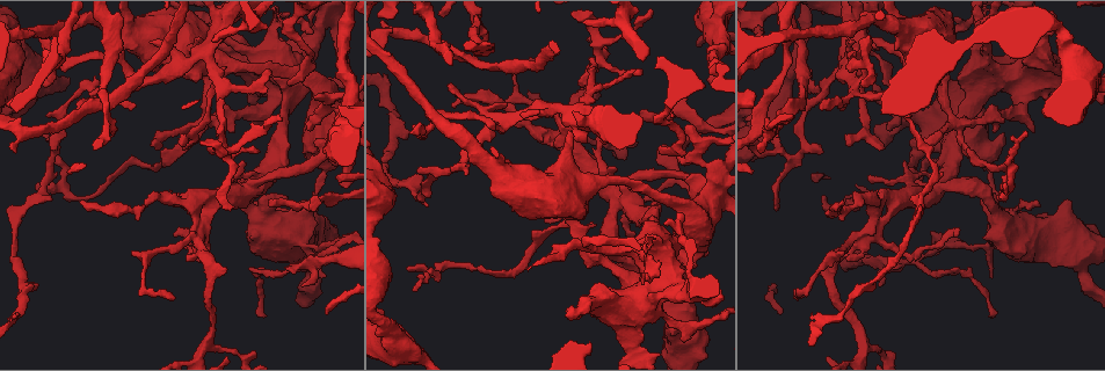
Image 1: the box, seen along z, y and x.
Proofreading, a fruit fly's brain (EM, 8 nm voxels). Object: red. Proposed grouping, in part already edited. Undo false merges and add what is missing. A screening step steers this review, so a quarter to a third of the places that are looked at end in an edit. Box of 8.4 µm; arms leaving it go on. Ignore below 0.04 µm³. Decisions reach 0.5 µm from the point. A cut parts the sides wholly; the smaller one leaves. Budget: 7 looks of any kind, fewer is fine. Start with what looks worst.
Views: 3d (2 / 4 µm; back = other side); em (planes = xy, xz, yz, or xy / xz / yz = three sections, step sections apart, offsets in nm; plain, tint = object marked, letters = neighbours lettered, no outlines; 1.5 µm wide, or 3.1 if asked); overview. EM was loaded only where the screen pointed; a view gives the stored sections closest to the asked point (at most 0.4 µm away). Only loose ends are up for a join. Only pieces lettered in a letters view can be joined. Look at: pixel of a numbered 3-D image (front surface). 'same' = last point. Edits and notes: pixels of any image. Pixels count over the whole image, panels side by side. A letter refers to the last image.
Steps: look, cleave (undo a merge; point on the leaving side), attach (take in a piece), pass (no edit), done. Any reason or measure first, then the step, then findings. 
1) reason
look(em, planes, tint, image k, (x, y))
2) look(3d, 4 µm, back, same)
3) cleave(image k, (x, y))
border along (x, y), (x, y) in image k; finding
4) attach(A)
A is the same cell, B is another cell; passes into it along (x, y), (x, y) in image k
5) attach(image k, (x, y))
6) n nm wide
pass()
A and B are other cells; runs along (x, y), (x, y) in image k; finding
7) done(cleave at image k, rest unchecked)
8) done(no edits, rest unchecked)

thin end
look(3d, 4 µm, image 1, (413, 289))

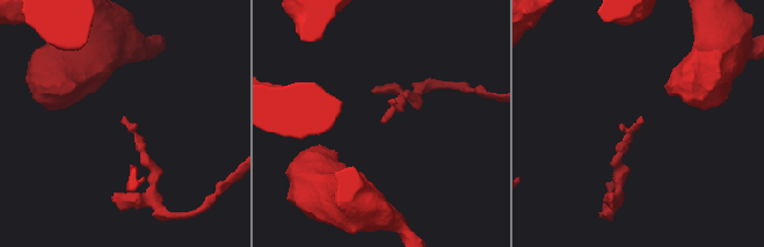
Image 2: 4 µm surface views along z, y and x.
look(em, planes, letters, image 2, (385, 120))

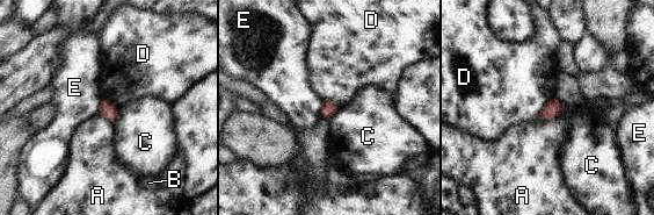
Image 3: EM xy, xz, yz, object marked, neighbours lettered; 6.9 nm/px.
100 nm wide; D touches over 190 nm
pass()
A, B, C, D and E are other cells; no lettered piece goes on from it

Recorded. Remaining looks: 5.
narrows sharply
look(em, planes, plain, image 1, (853, 207))

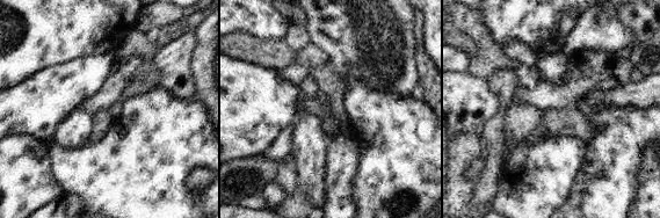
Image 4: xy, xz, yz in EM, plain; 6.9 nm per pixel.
what lies round it
look(em, planes, letters, same)

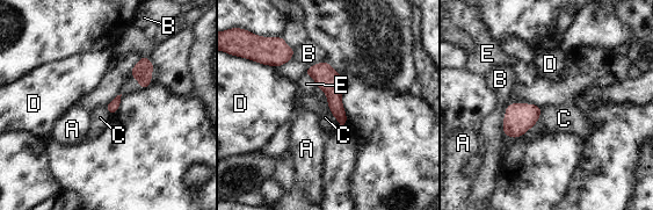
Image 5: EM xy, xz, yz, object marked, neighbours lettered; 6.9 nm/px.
80 nm wide
pass()
A, B, C, D and E are other cells; border along (543, 109), (537, 121), (527, 130) in image 5; all the same neuron

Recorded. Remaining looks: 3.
end of a long branch
look(3d, 2 µm, image 1, (265, 317))

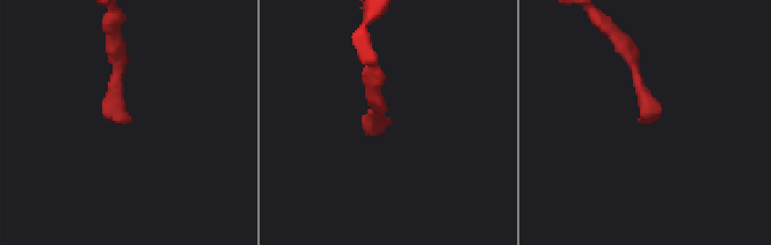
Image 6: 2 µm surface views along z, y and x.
now the EM
look(em, planes, tint, image 6, (127, 123))

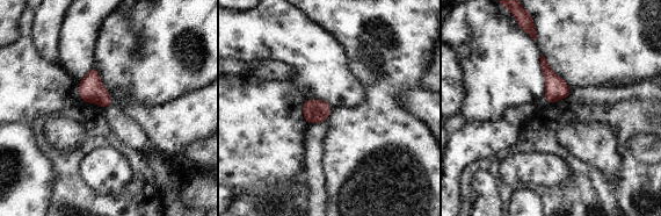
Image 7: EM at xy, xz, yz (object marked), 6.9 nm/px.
look(em, planes, letters, same)

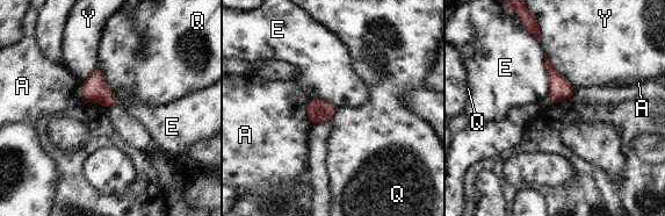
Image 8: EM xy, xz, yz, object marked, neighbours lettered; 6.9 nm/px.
110 nm wide
pass()
A, E, Q and Y are other cells; none of them fits

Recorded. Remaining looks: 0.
done(no edits, rest unchecked)

